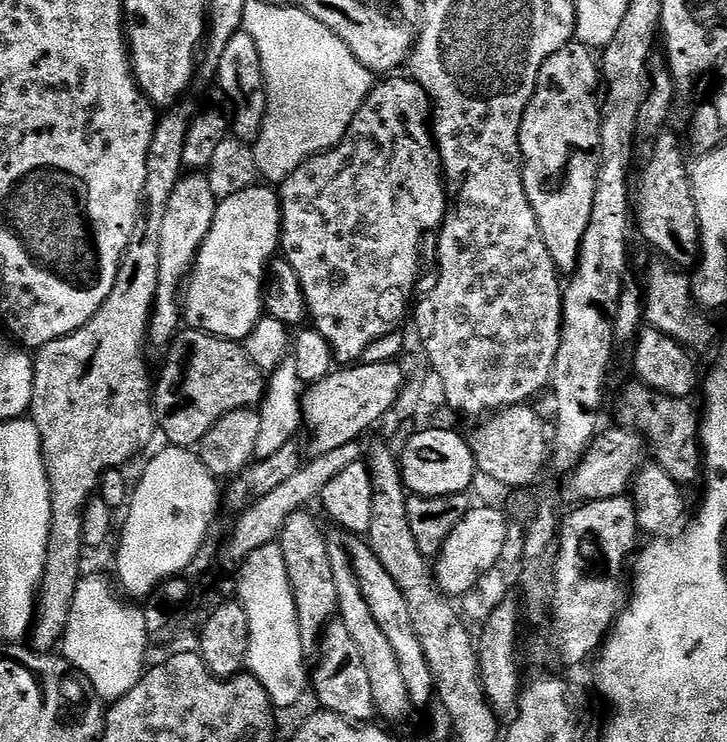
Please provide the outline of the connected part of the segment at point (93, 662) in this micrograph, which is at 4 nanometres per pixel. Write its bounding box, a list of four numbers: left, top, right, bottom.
[60,574,150,704]

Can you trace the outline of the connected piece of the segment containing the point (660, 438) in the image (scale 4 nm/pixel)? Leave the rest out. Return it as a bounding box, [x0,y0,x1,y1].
[615,380,703,486]

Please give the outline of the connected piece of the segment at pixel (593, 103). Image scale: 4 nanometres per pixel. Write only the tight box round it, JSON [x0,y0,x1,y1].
[520,42,601,274]

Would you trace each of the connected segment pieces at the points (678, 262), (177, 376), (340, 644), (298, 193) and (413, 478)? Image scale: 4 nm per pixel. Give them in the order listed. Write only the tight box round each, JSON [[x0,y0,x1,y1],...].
[[634,130,700,270],[154,330,265,449],[310,618,376,725],[278,78,450,366],[398,428,478,496]]

